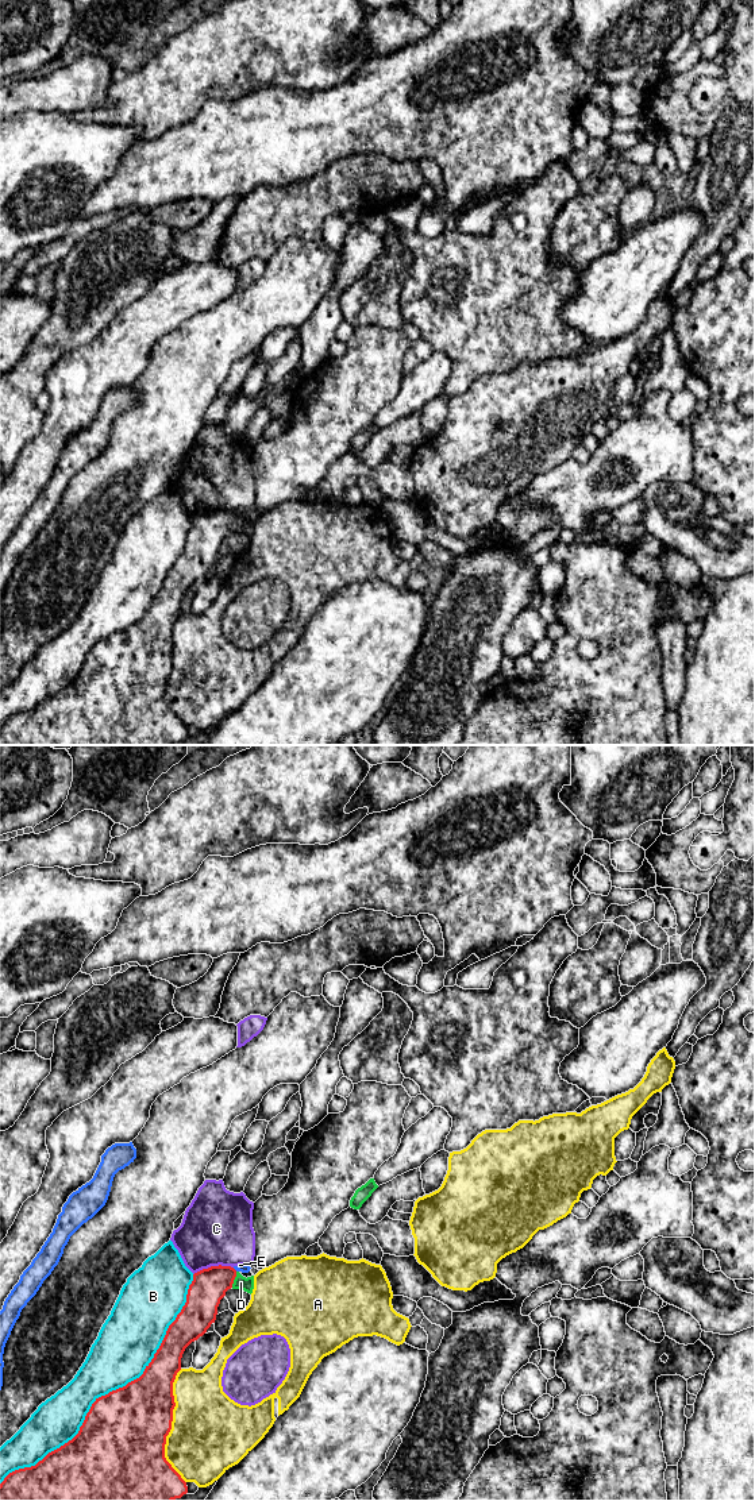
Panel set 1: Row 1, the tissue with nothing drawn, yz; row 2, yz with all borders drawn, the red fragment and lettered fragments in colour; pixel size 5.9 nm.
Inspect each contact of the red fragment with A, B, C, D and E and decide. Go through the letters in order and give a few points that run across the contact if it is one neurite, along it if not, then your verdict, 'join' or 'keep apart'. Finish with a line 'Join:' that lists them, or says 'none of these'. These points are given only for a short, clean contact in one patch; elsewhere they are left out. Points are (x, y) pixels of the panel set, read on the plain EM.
A: keep apart
B: keep apart
C: keep apart
D: yz (210, 529), (216, 524), (232, 524), (241, 527) | join
E: yz (232, 512), (237, 514) | keep apart
Join: D

